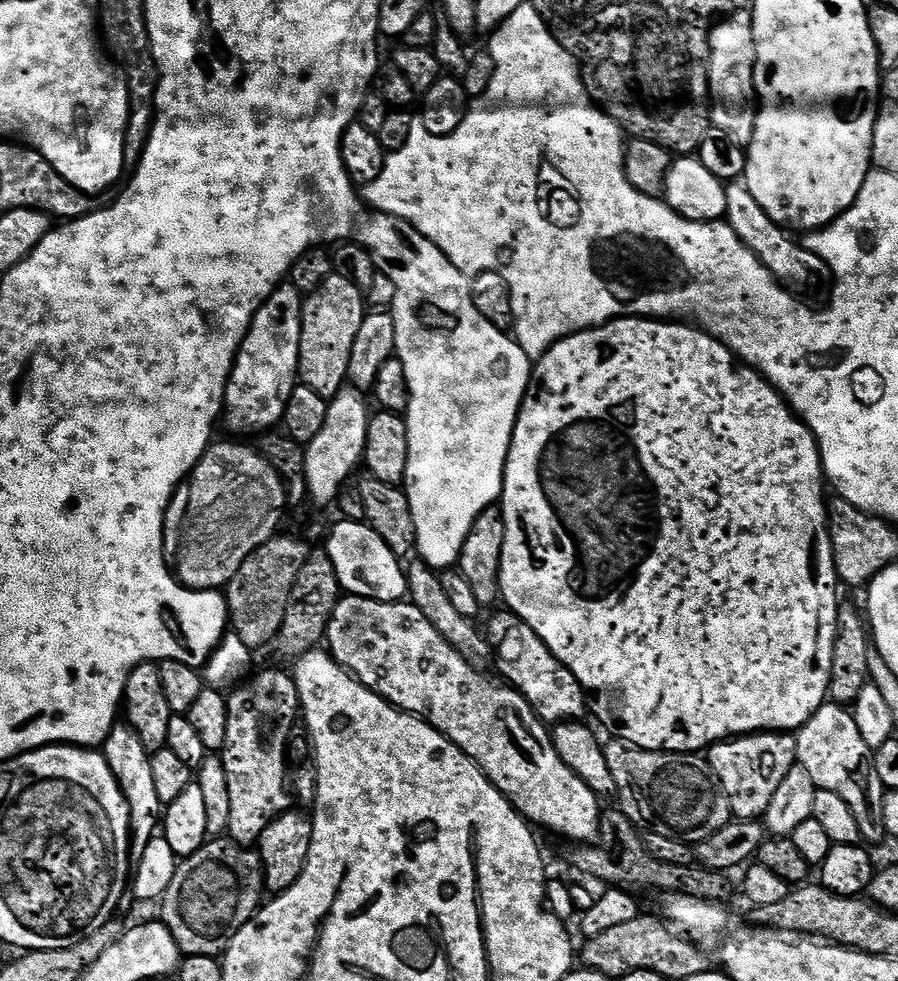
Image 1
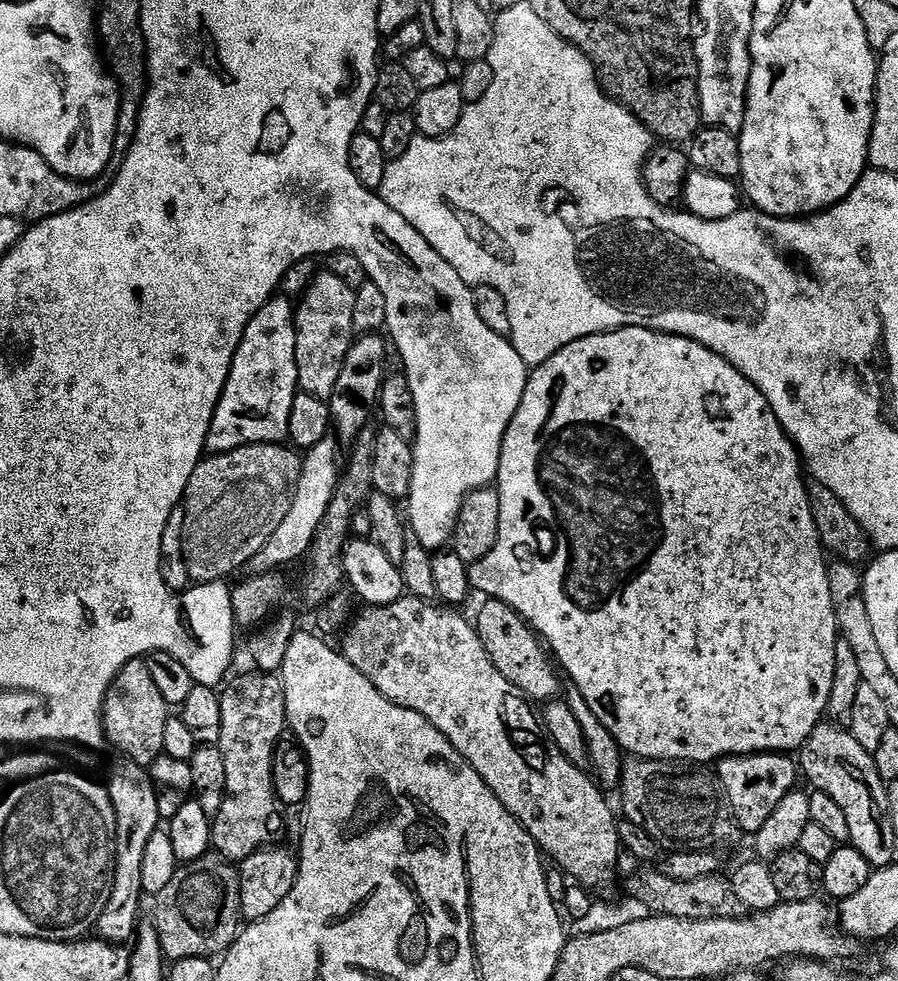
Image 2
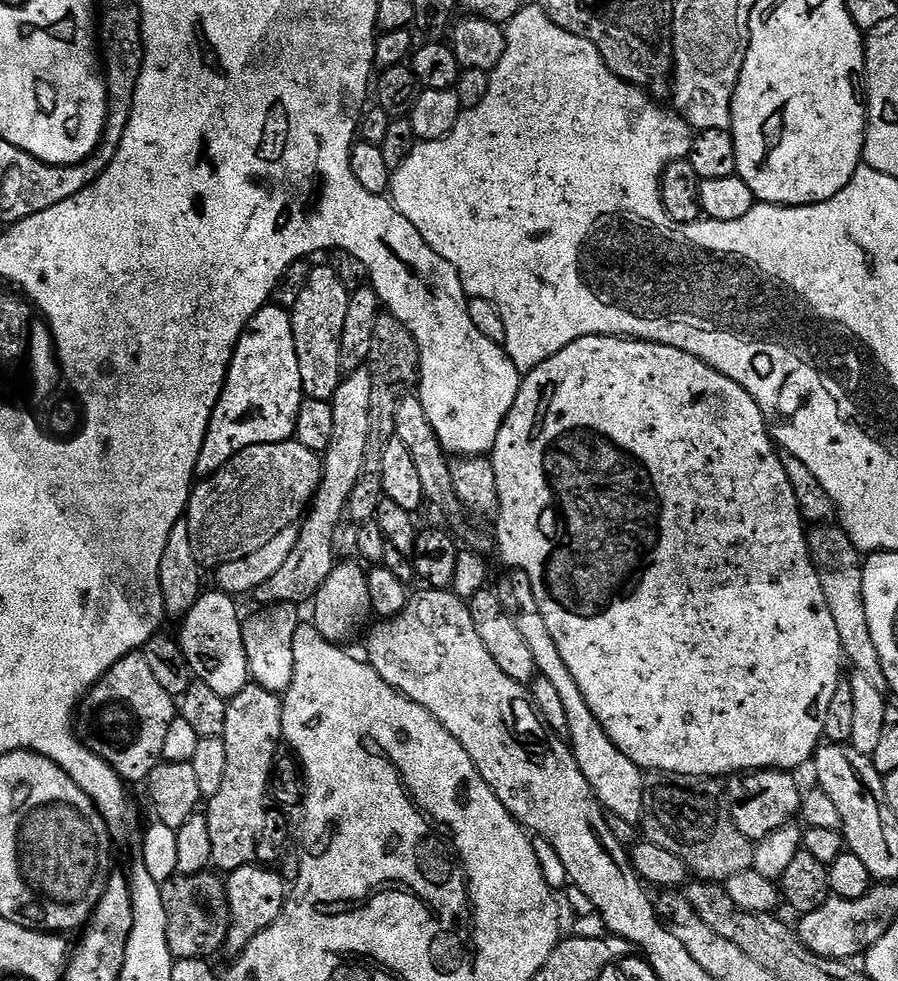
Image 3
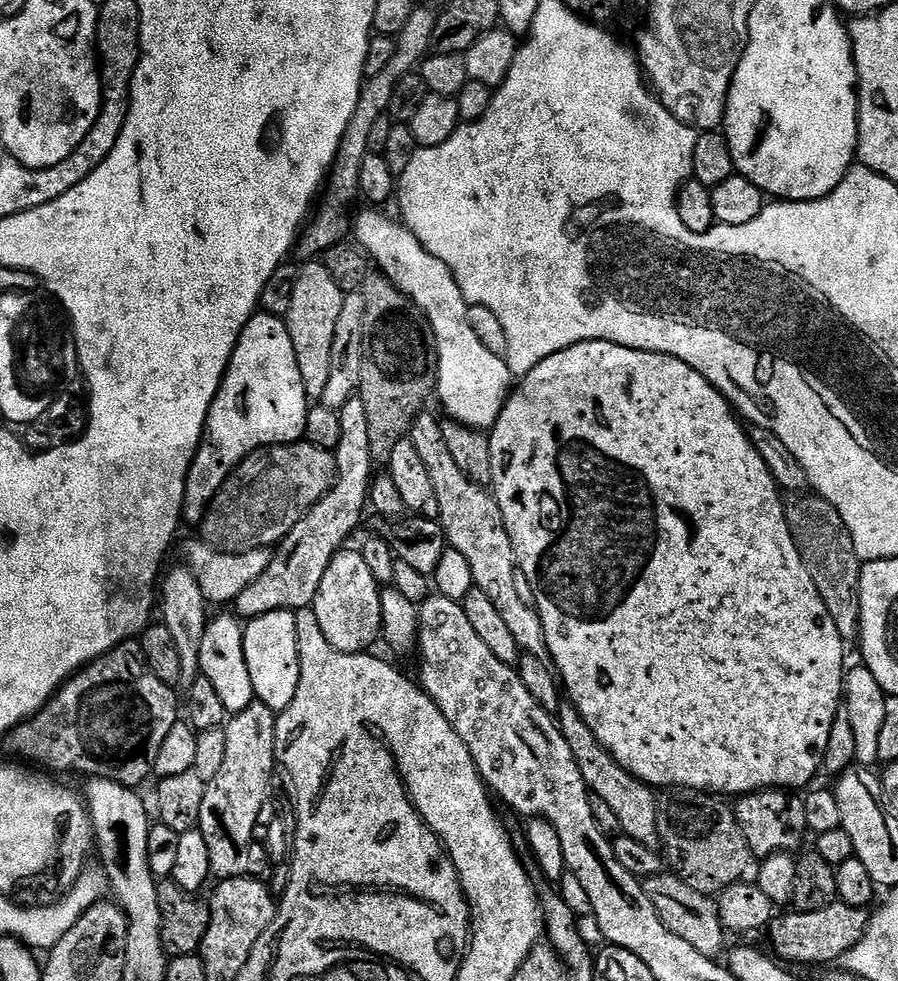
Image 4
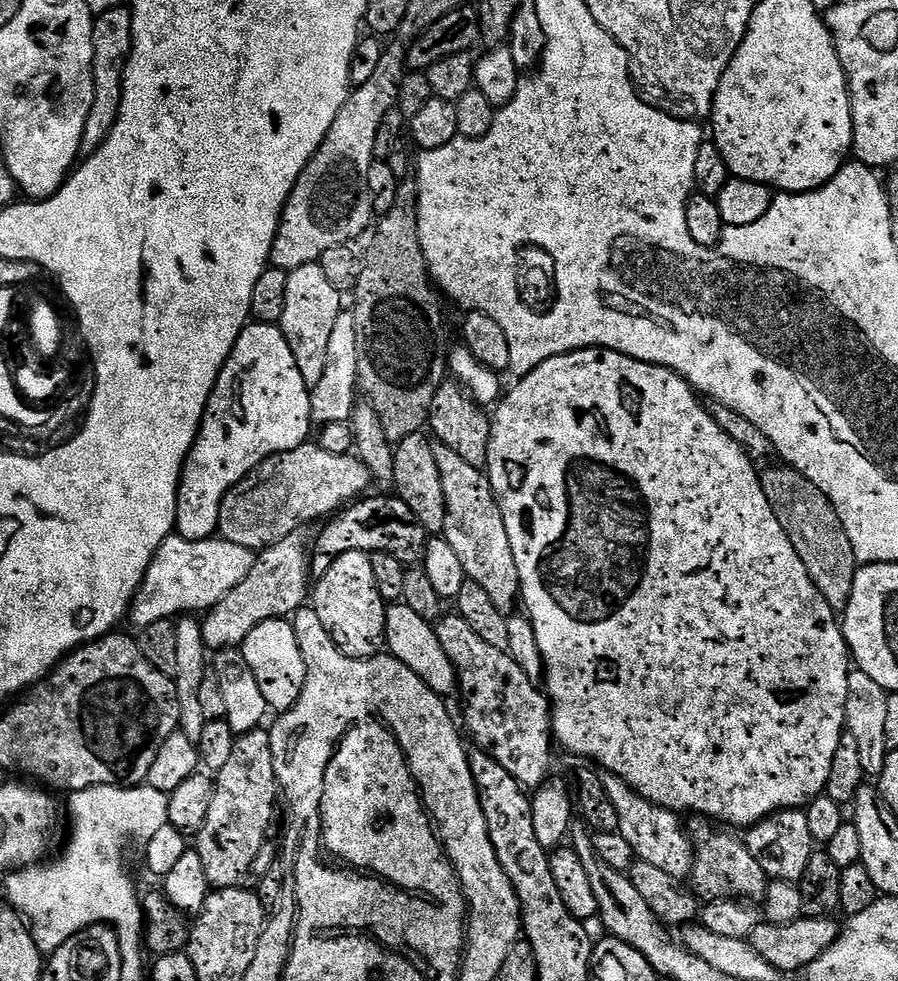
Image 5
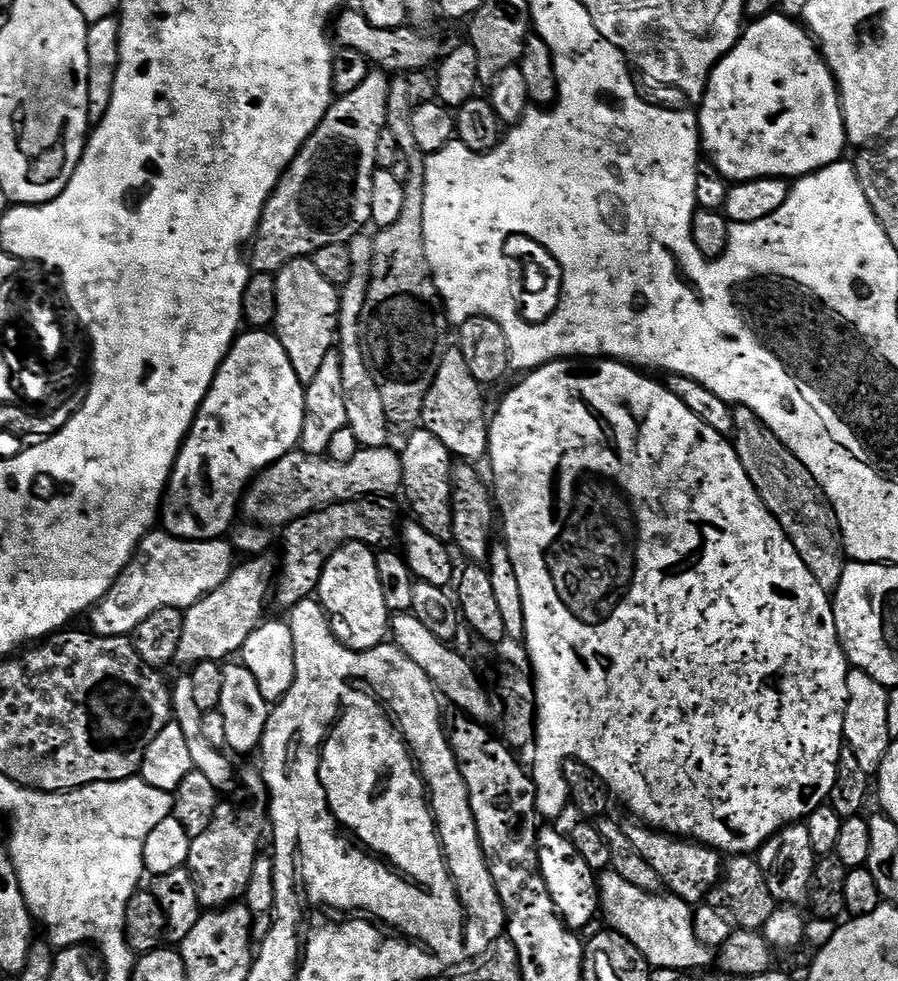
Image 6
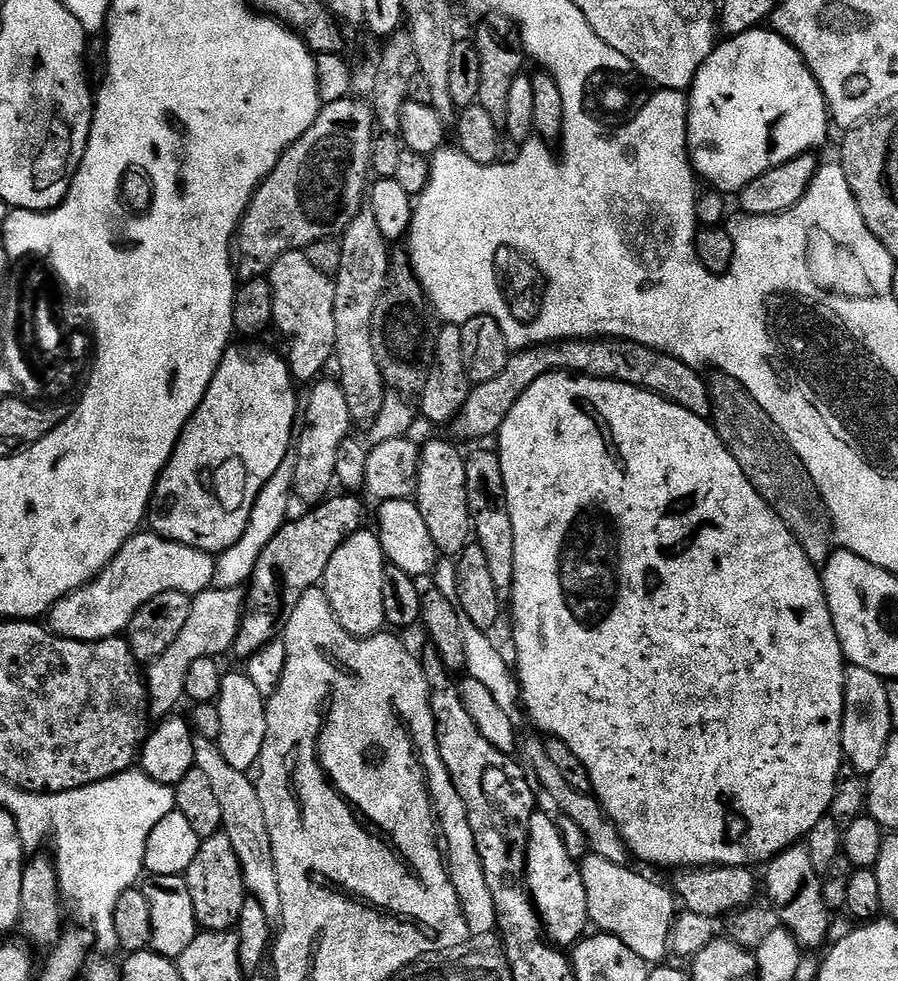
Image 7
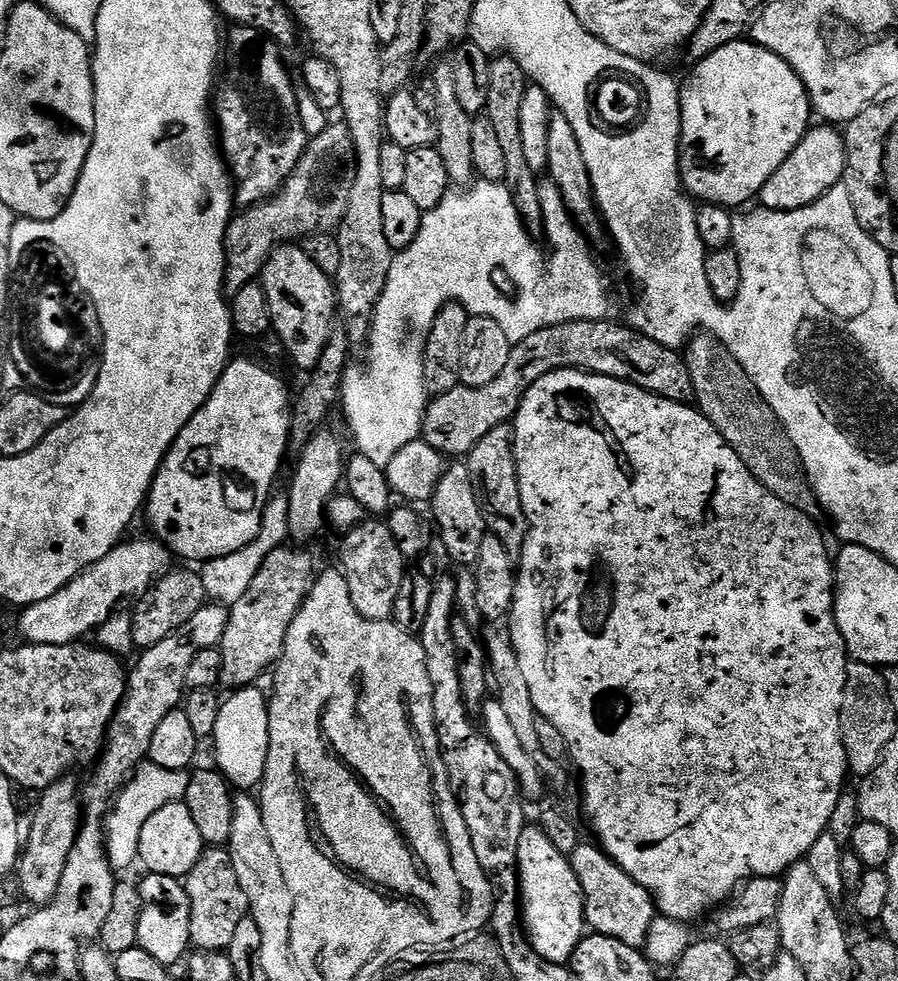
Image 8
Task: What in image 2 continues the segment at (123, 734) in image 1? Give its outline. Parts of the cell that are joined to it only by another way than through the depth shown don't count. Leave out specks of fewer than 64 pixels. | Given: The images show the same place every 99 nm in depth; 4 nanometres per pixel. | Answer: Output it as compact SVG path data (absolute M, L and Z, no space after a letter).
M116 758L108 768L106 787L116 819L116 873L114 886L110 890L110 902L106 902L106 910L102 910L102 918L98 918L95 931L99 939L124 946L135 937L142 923L140 896L145 895L142 861L150 838L161 831L162 821L158 814L158 789L152 780L151 771L145 765L135 764L127 758Z

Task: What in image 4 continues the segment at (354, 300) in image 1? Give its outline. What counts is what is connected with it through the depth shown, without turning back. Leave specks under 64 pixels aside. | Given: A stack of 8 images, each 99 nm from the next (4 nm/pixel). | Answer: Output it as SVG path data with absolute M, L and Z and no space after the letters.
M308 262L296 273L294 294L290 297L290 310L286 317L290 330L290 342L294 342L294 358L298 358L298 370L302 374L302 386L310 398L318 398L322 390L326 390L326 382L330 379L330 353L334 351L334 330L338 323L338 314L342 310L342 302L346 295L334 282L330 270L322 262Z

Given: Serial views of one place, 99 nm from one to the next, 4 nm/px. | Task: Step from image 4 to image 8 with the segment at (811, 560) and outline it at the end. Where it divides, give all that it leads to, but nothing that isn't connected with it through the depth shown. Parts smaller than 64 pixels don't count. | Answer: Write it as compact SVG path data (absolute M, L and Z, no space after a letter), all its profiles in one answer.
M700 330L688 341L682 355L690 370L690 382L694 382L694 404L701 414L712 423L714 430L742 458L746 470L774 494L782 498L786 506L794 506L799 512L815 513L818 501L804 473L794 442L790 442L787 430L780 425L780 419L770 410L762 394L754 386L750 374L742 370L738 358L726 350L717 336Z

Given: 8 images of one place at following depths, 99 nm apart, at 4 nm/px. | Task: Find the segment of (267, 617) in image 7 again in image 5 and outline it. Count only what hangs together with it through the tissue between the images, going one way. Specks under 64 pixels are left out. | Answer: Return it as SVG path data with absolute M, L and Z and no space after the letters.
M395 494L375 495L357 499L347 505L339 515L329 519L323 525L325 528L314 536L314 543L310 548L312 558L310 572L313 577L318 578L326 574L326 570L330 570L336 557L347 552L394 554L394 558L398 558L398 562L406 566L416 566L423 561L430 533L418 522L418 518L414 518L410 506L406 506L406 502L402 502L399 496Z

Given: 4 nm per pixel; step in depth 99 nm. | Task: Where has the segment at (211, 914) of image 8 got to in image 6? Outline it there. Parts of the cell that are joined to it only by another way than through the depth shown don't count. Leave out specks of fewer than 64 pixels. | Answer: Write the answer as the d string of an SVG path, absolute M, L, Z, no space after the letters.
M221 802L216 808L214 822L210 822L210 830L192 837L186 865L194 878L201 909L226 908L243 901L257 853L255 830L244 824L243 814L234 805Z

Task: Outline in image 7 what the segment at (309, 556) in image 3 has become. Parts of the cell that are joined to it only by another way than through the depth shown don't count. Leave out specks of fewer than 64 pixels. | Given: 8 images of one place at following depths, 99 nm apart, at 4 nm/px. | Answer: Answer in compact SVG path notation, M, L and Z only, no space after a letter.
M215 586L206 592L199 592L192 597L190 619L182 626L182 634L174 638L174 642L146 668L146 683L148 686L148 703L153 717L167 718L177 711L180 700L185 699L186 674L190 665L198 662L198 658L214 656L223 657L223 652L233 651L236 635L244 617L244 602L246 592L243 587L220 589Z

